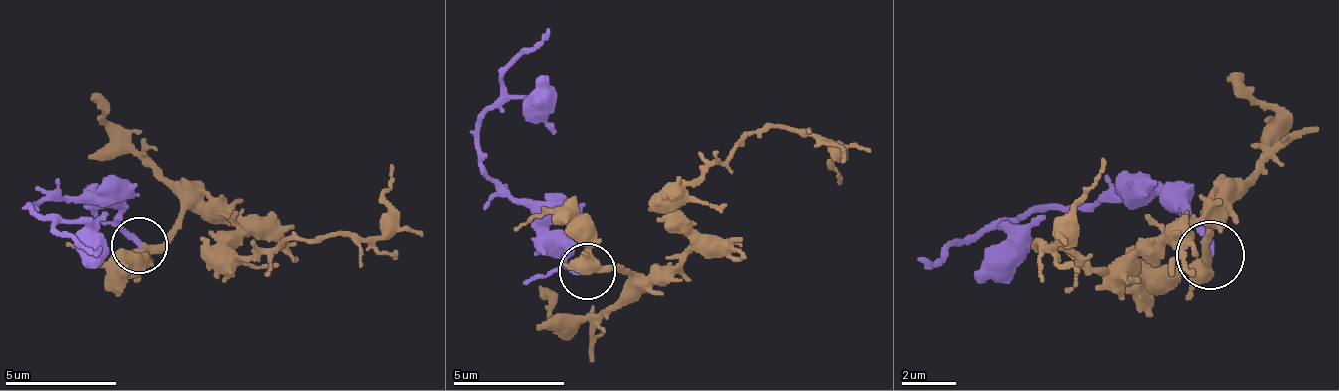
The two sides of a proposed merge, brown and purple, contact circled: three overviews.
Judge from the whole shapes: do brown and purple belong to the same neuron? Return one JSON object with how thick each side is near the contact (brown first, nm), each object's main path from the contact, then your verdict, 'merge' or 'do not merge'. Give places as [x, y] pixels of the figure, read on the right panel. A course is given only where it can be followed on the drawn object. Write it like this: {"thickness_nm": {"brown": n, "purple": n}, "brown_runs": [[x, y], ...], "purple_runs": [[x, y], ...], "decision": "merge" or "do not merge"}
{"thickness_nm": {"brown": 340, "purple": 280}, "brown_runs": [[1212, 253], [1212, 206], [1178, 233], [1111, 267], [1037, 247], [1057, 240], [1057, 220], [1104, 159]], "purple_runs": [[1212, 253], [1158, 193], [1084, 206], [1030, 206], [916, 260]], "decision": "merge"}

